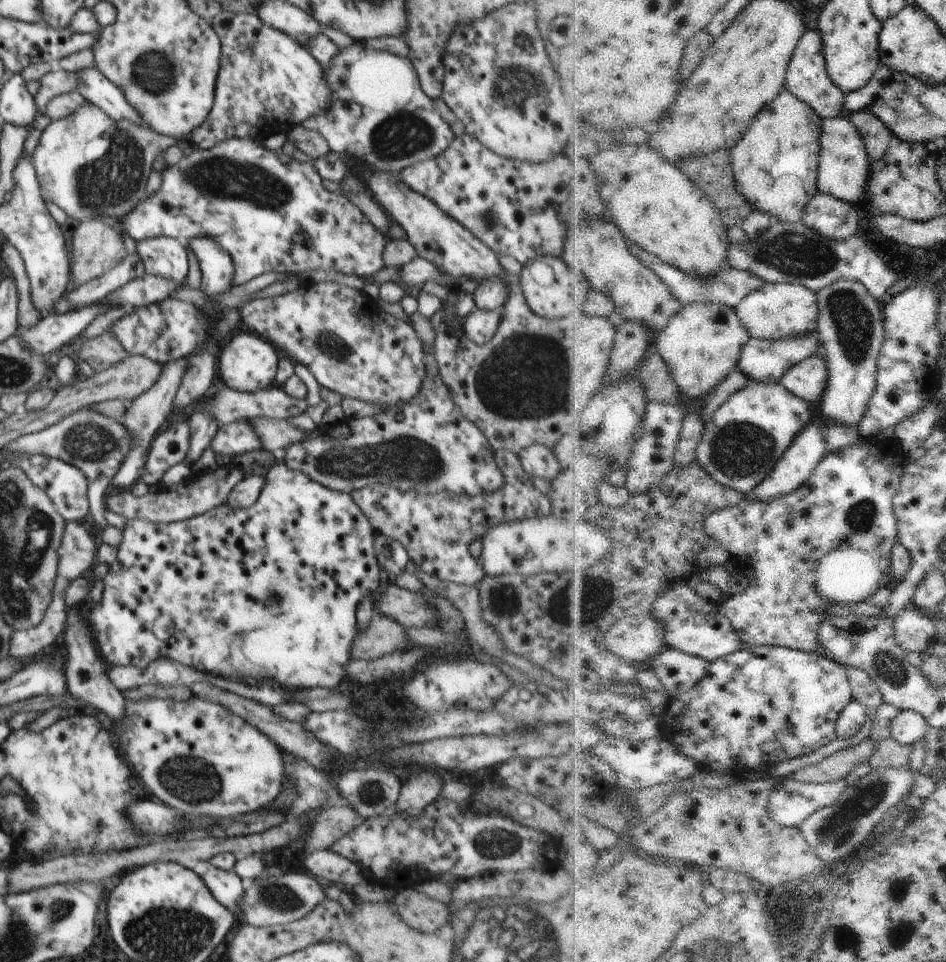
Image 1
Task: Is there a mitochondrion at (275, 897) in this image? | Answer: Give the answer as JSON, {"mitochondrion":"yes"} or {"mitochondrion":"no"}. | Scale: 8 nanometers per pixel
{"mitochondrion":"yes"}

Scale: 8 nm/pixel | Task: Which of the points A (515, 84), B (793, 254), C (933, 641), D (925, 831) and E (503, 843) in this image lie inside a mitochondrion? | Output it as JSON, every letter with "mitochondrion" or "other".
{"A":"mitochondrion","B":"mitochondrion","C":"other","D":"other","E":"mitochondrion"}

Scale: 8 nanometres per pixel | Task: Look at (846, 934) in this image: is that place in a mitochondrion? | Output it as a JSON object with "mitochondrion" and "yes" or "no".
{"mitochondrion":"yes"}

